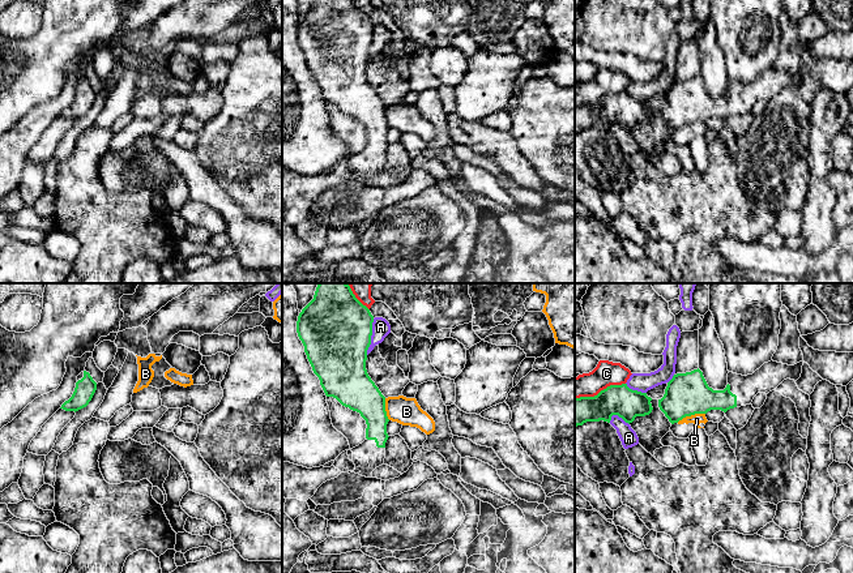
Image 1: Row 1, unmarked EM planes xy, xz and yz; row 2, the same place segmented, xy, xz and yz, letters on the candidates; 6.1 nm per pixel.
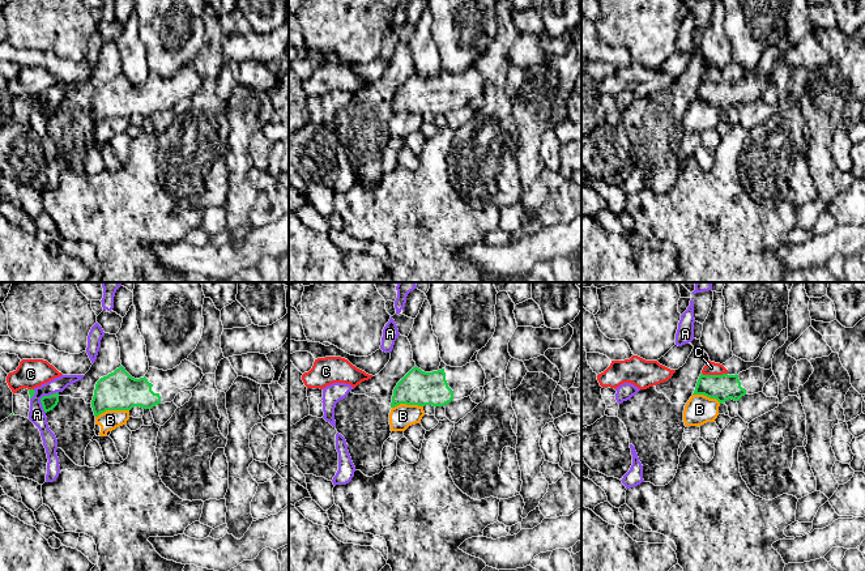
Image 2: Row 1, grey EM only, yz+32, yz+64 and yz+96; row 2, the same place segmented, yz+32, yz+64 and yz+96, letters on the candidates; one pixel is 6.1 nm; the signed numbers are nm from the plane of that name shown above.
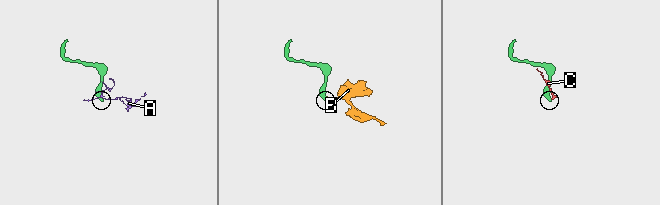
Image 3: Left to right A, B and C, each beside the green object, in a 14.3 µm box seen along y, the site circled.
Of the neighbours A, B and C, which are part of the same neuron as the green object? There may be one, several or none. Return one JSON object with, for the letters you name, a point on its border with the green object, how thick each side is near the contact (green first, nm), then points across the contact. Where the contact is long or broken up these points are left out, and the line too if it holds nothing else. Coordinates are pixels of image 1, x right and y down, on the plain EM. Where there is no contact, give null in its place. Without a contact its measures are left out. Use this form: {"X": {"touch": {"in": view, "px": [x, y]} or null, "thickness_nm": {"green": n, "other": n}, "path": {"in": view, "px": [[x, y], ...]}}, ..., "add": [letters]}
{"add": []}

